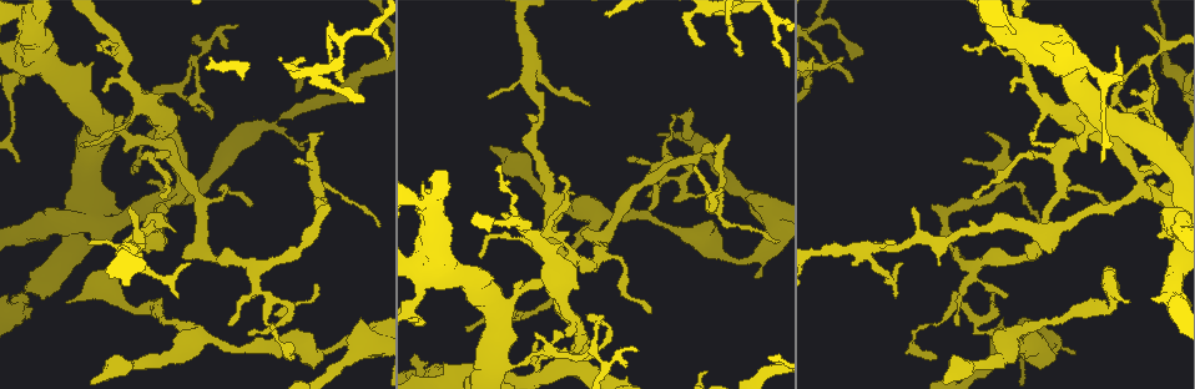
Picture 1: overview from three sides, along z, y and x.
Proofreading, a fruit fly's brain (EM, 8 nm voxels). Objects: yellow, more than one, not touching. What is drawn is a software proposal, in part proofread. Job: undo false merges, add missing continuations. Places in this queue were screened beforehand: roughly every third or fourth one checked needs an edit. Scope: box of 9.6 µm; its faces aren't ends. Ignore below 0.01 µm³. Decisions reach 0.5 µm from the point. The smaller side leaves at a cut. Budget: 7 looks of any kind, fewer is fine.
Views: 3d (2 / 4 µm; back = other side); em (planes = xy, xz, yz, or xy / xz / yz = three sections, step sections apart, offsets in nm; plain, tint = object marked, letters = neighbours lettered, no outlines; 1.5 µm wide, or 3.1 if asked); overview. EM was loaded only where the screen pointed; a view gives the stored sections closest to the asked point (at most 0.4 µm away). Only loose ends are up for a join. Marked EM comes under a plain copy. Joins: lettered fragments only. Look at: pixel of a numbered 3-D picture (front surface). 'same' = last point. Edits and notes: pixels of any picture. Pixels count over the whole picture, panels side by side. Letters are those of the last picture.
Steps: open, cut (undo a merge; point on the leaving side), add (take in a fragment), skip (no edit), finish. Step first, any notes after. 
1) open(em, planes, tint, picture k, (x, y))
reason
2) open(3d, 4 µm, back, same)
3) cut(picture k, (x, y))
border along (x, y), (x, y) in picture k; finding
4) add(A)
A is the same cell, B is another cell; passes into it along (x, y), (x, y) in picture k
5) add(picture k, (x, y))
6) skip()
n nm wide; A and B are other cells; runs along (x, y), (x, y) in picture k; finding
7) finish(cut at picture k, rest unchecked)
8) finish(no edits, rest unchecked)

open(3d, 2 µm, picture 1, (852, 80))
thin end

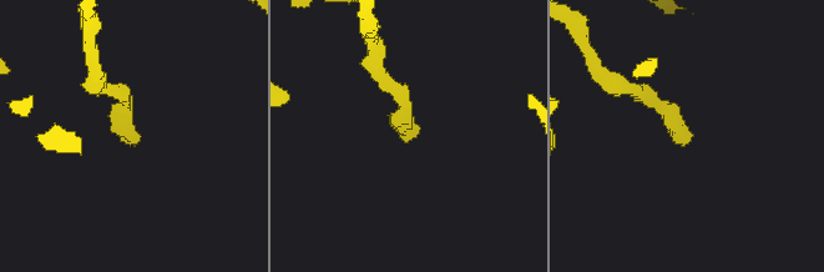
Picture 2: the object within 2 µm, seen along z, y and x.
open(em, xy, step 4, tint, picture 2, (689, 140))
now the EM

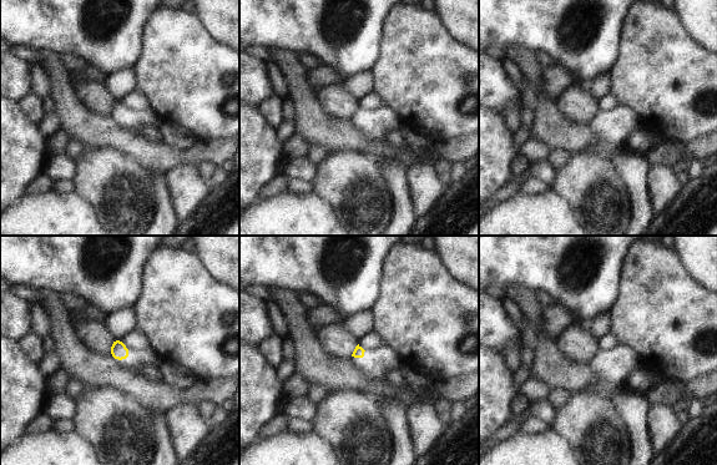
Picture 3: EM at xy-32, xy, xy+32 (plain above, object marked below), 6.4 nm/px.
open(em, planes, letters, same)

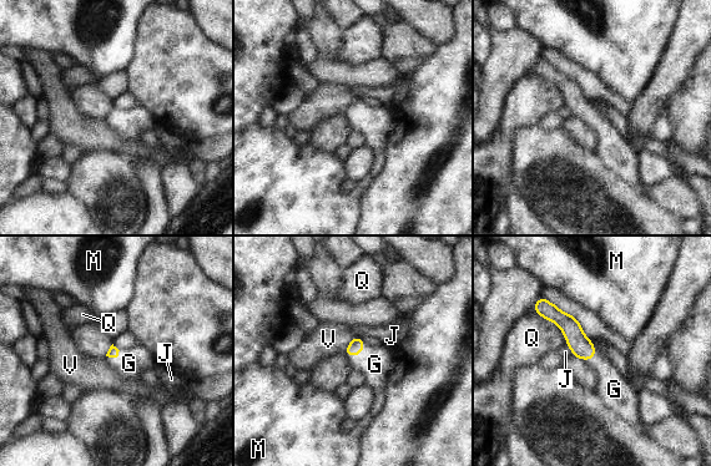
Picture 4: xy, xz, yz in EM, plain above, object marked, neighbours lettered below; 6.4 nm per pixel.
add(G)
G is the same cell, J, M, Q and V are other cells; it goes on there

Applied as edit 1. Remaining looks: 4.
open(overview)
redraw

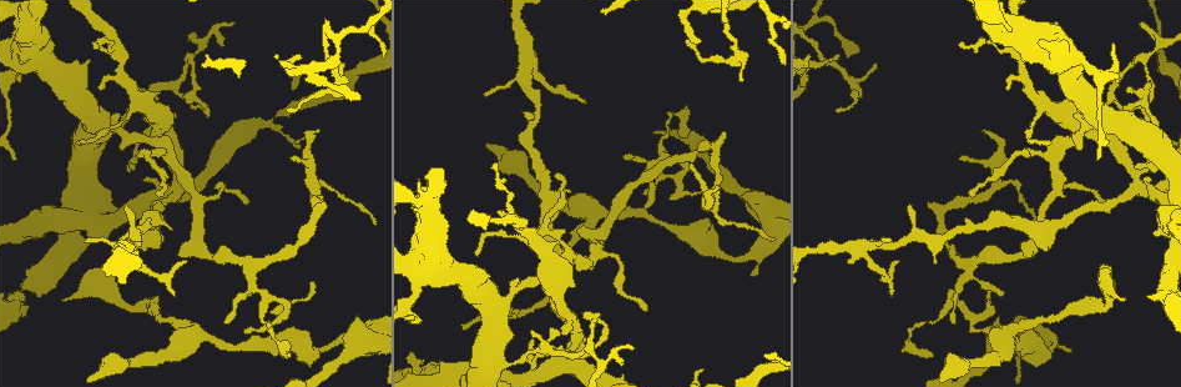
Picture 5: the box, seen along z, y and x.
open(em, 3.1 µm, planes, letters, picture 5, (93, 42))
free end

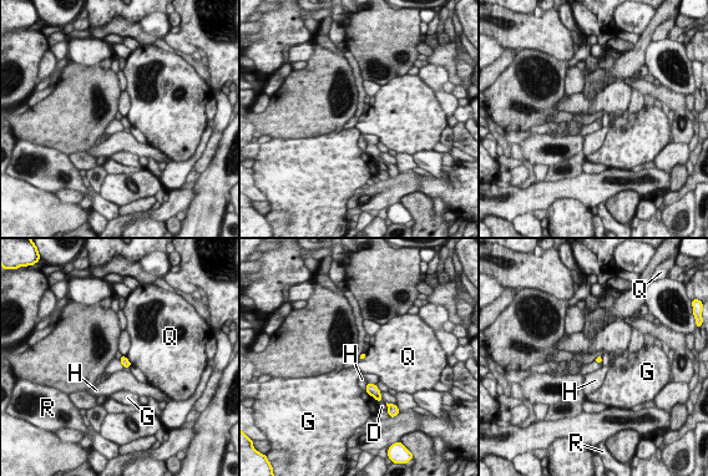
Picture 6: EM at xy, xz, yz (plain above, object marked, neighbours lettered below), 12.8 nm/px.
skip()
D, G, H, Q and R are other cells; border along (125, 356), (132, 364) in picture 6; none of them fits

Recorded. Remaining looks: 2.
open(em, planes, tint, picture 5, (142, 100))
calibre changes

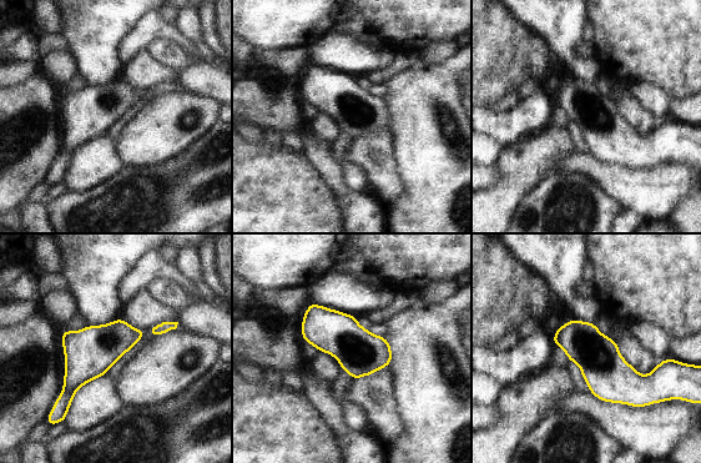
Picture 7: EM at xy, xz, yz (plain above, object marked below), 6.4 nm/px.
open(em, planes, letters, same)

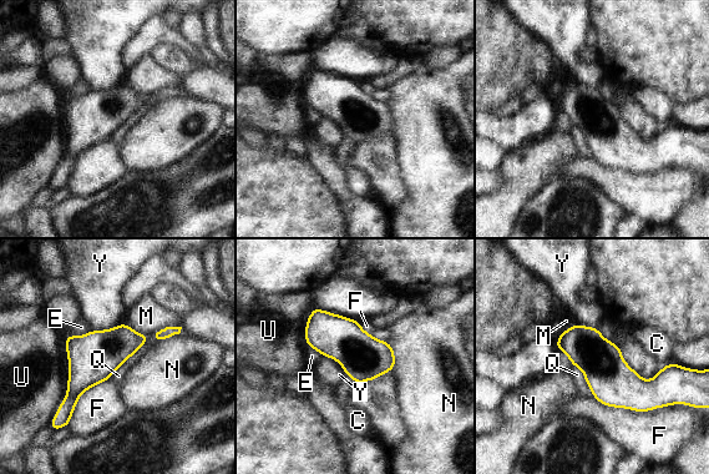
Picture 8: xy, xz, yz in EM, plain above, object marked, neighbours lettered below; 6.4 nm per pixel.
skip()
C, E, F, M, N, Q, U and Y are other cells; all the same cell

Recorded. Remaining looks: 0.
finish(add at picture 4, rest unchecked)

